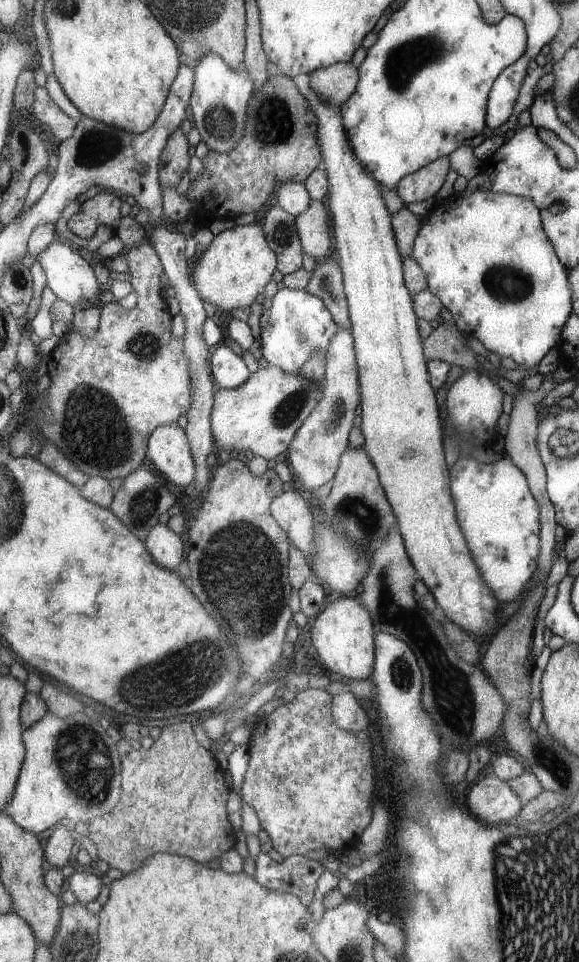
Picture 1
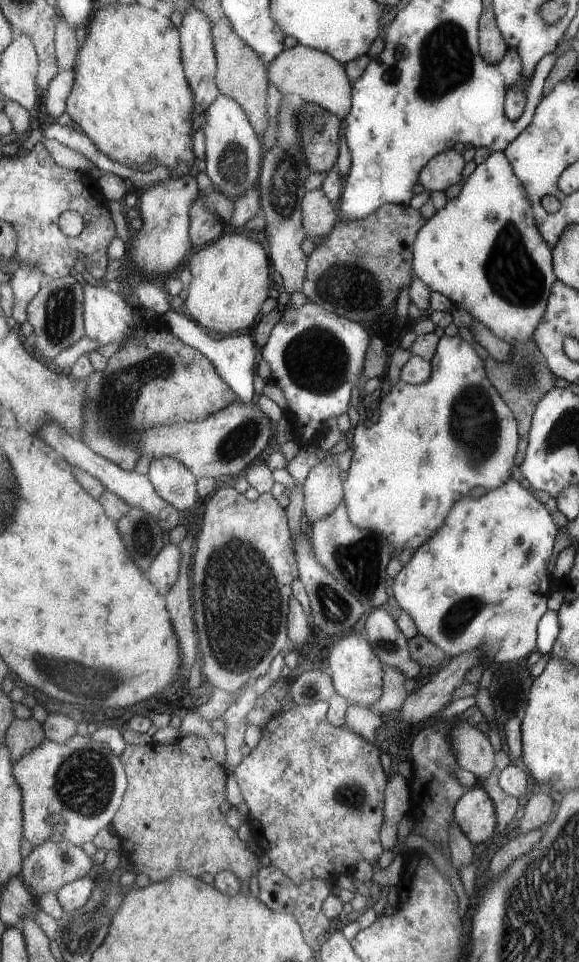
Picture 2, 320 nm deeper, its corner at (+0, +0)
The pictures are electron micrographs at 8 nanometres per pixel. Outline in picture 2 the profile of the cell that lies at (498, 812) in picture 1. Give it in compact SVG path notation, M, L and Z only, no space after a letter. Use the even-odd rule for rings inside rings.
M478 783L456 800L452 815L473 846L480 847L494 839L496 809L490 796Z

